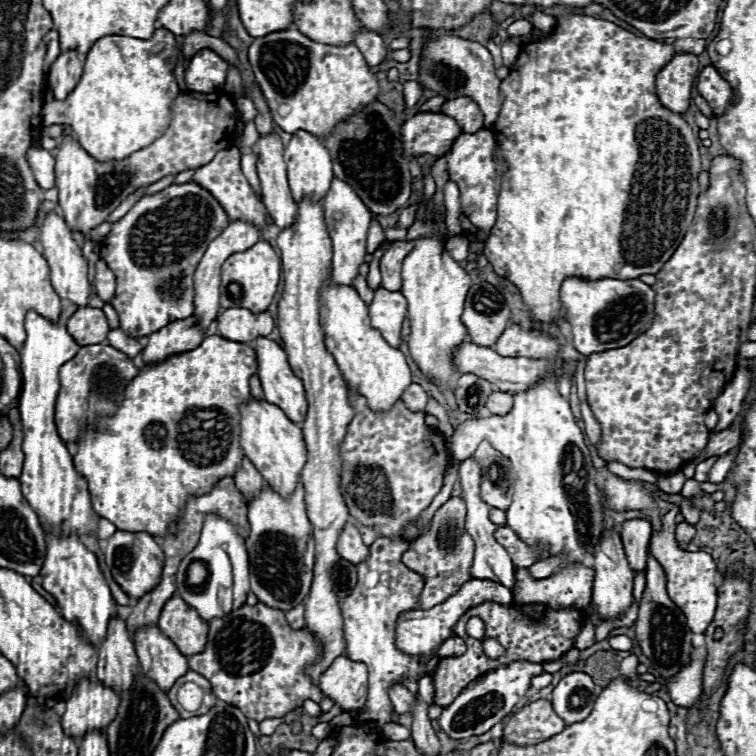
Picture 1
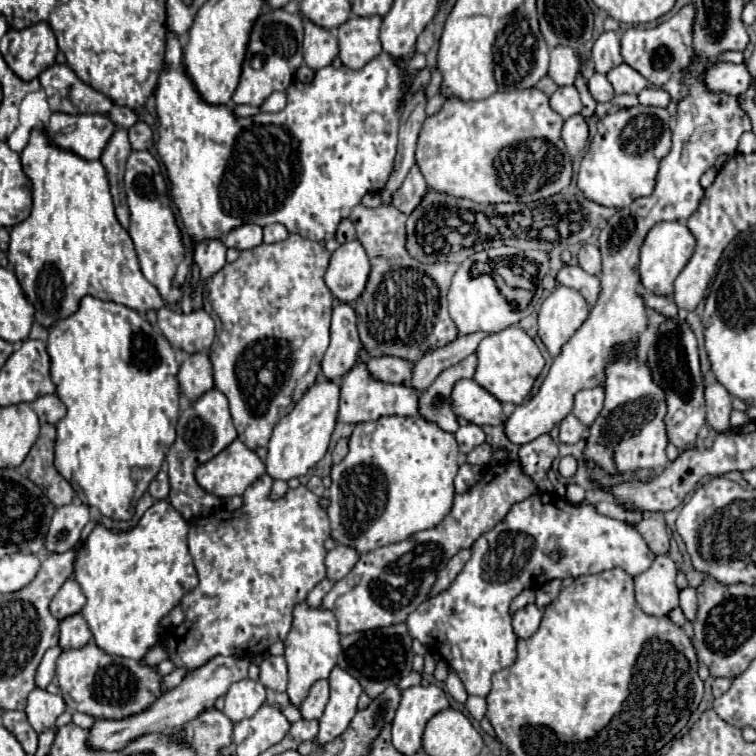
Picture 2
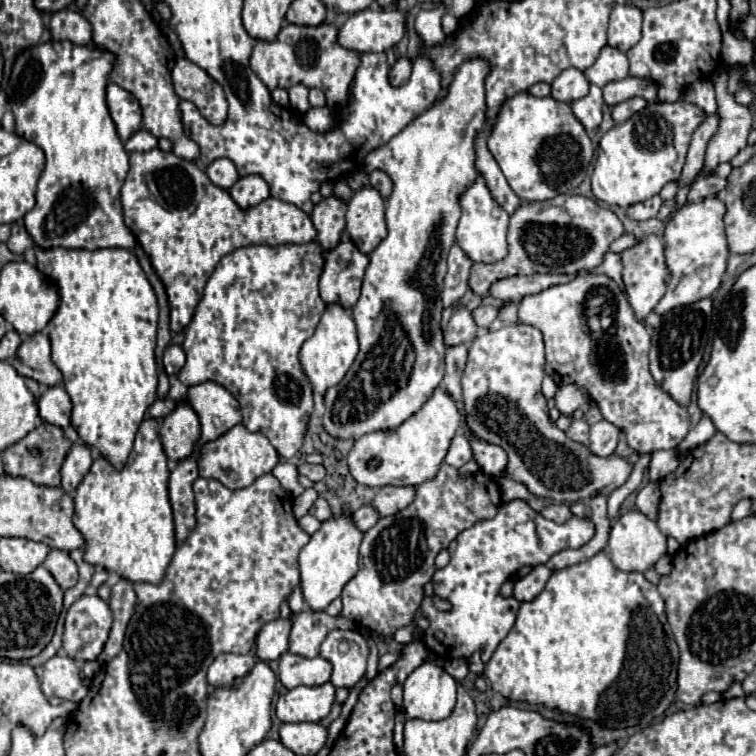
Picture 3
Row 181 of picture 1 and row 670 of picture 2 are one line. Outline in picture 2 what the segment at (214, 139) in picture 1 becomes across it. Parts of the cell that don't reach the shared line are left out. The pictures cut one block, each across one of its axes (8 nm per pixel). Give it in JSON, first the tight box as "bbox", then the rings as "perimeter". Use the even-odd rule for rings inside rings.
{"bbox":[56,642,162,720],"perimeter":[[[92,642],[84,648],[66,650],[56,662],[56,678],[60,694],[70,712],[84,712],[96,720],[122,720],[122,716],[134,716],[142,708],[150,708],[158,696],[162,696],[162,674],[156,666],[146,666],[136,660],[110,656]]]}

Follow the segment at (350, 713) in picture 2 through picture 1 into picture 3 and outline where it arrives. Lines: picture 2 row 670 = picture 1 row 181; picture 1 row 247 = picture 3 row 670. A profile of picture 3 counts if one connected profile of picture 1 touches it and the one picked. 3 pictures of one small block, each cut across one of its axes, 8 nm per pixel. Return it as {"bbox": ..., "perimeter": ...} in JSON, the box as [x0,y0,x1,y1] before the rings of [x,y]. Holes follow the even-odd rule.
{"bbox":[320,630,368,690],"perimeter":[[[332,630],[322,642],[320,656],[332,664],[332,686],[352,690],[366,672],[368,640],[354,630]]]}

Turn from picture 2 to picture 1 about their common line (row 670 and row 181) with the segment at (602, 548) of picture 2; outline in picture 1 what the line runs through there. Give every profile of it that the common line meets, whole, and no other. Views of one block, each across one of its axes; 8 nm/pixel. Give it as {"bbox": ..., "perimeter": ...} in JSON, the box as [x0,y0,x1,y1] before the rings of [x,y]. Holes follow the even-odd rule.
{"bbox":[446,130,504,234],"perimeter":[[[480,130],[474,134],[460,134],[456,142],[452,144],[450,152],[446,154],[446,160],[448,160],[450,180],[454,180],[460,190],[460,202],[462,202],[464,216],[476,228],[488,234],[496,222],[498,172],[504,170],[504,166],[494,158],[494,134],[490,130]]]}

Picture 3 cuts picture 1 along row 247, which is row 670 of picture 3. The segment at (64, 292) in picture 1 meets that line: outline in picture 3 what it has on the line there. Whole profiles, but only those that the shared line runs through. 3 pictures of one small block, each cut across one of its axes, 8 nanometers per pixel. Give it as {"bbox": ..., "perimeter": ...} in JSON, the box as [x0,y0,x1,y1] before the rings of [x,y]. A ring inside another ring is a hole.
{"bbox":[38,654,88,702],"perimeter":[[[56,654],[50,658],[38,672],[40,688],[46,698],[58,696],[62,700],[80,702],[88,688],[80,682],[80,670],[74,660],[70,660],[64,654]]]}

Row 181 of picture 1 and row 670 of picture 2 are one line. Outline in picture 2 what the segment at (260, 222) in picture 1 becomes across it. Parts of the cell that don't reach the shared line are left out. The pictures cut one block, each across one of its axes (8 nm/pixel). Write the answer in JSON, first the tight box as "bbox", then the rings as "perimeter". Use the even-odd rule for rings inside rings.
{"bbox":[86,656,250,752],"perimeter":[[[214,656],[204,666],[188,672],[180,686],[172,688],[162,698],[158,698],[146,712],[138,716],[130,716],[126,720],[96,720],[94,726],[90,728],[90,740],[86,740],[86,744],[90,744],[90,748],[94,750],[116,752],[118,748],[126,748],[130,740],[138,740],[138,736],[160,734],[170,728],[172,730],[180,728],[182,724],[194,720],[202,710],[212,708],[214,700],[218,696],[224,696],[230,684],[246,678],[248,666],[250,666],[250,660],[246,656]]]}

